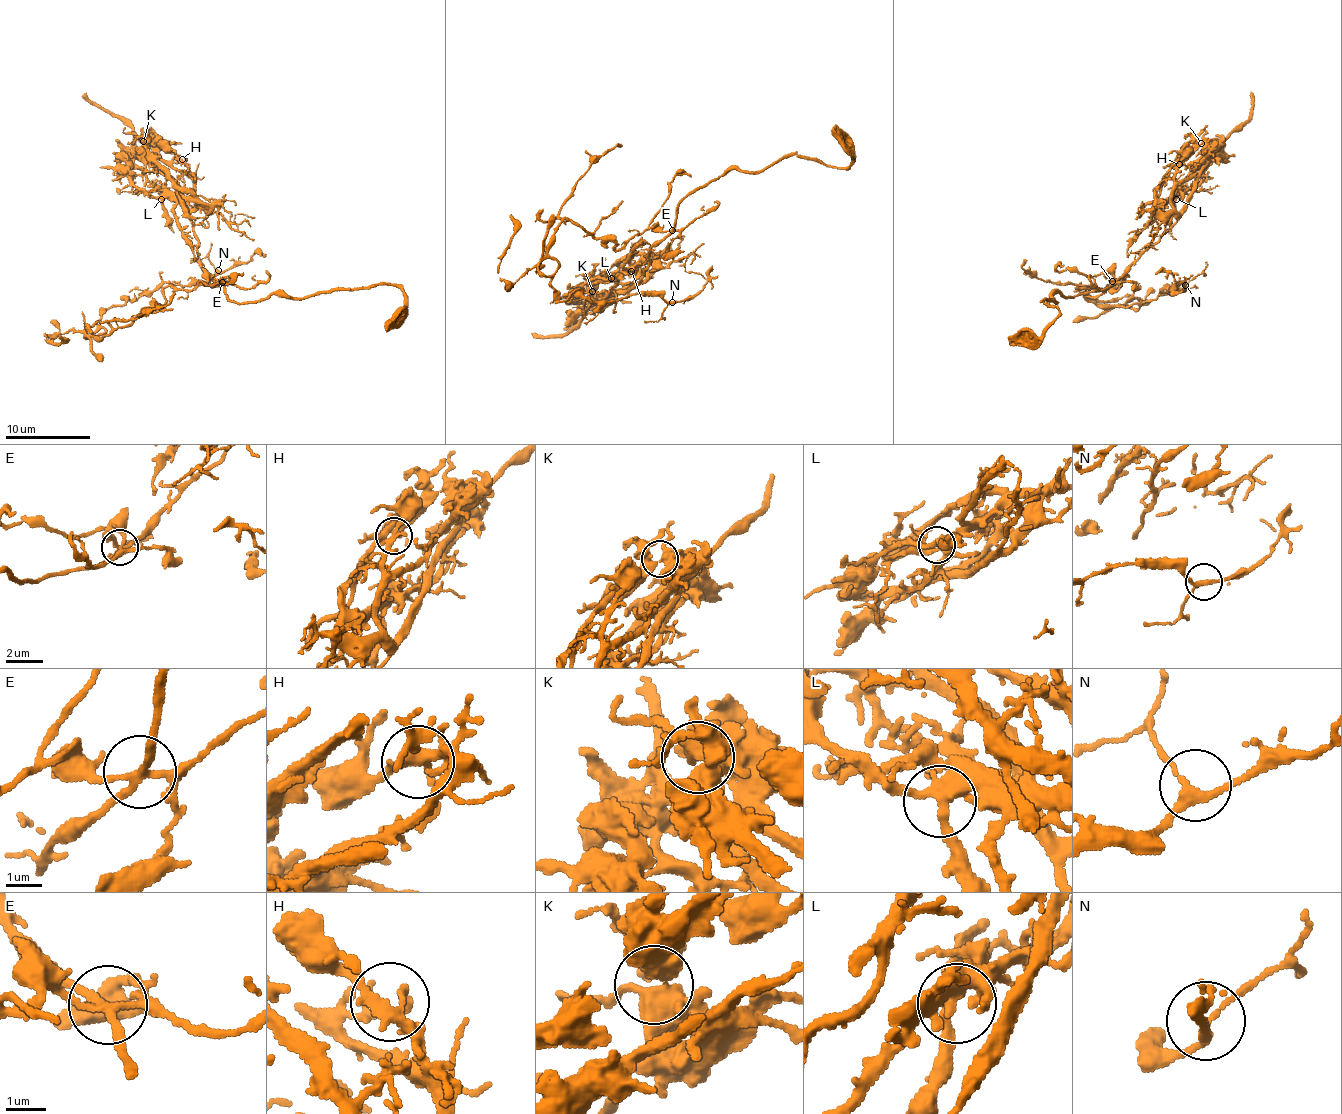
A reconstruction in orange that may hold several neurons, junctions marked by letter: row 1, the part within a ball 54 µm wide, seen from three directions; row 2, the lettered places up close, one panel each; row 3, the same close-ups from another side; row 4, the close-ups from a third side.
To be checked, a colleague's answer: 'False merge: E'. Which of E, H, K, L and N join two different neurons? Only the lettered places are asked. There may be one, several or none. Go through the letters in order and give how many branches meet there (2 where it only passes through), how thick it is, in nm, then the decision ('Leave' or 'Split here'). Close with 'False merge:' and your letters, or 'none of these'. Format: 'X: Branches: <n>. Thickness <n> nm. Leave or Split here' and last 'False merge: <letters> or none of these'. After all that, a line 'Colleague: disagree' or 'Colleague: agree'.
E: Branches: 5. Thickness 200 nm. Split here
H: Branches: 3. Thickness 240 nm. Leave
K: Branches: 3. Thickness 440 nm. Leave
L: Branches: 3. Thickness 340 nm. Leave
N: Branches: 3. Thickness 200 nm. Leave
False merge: E
Colleague: agree

